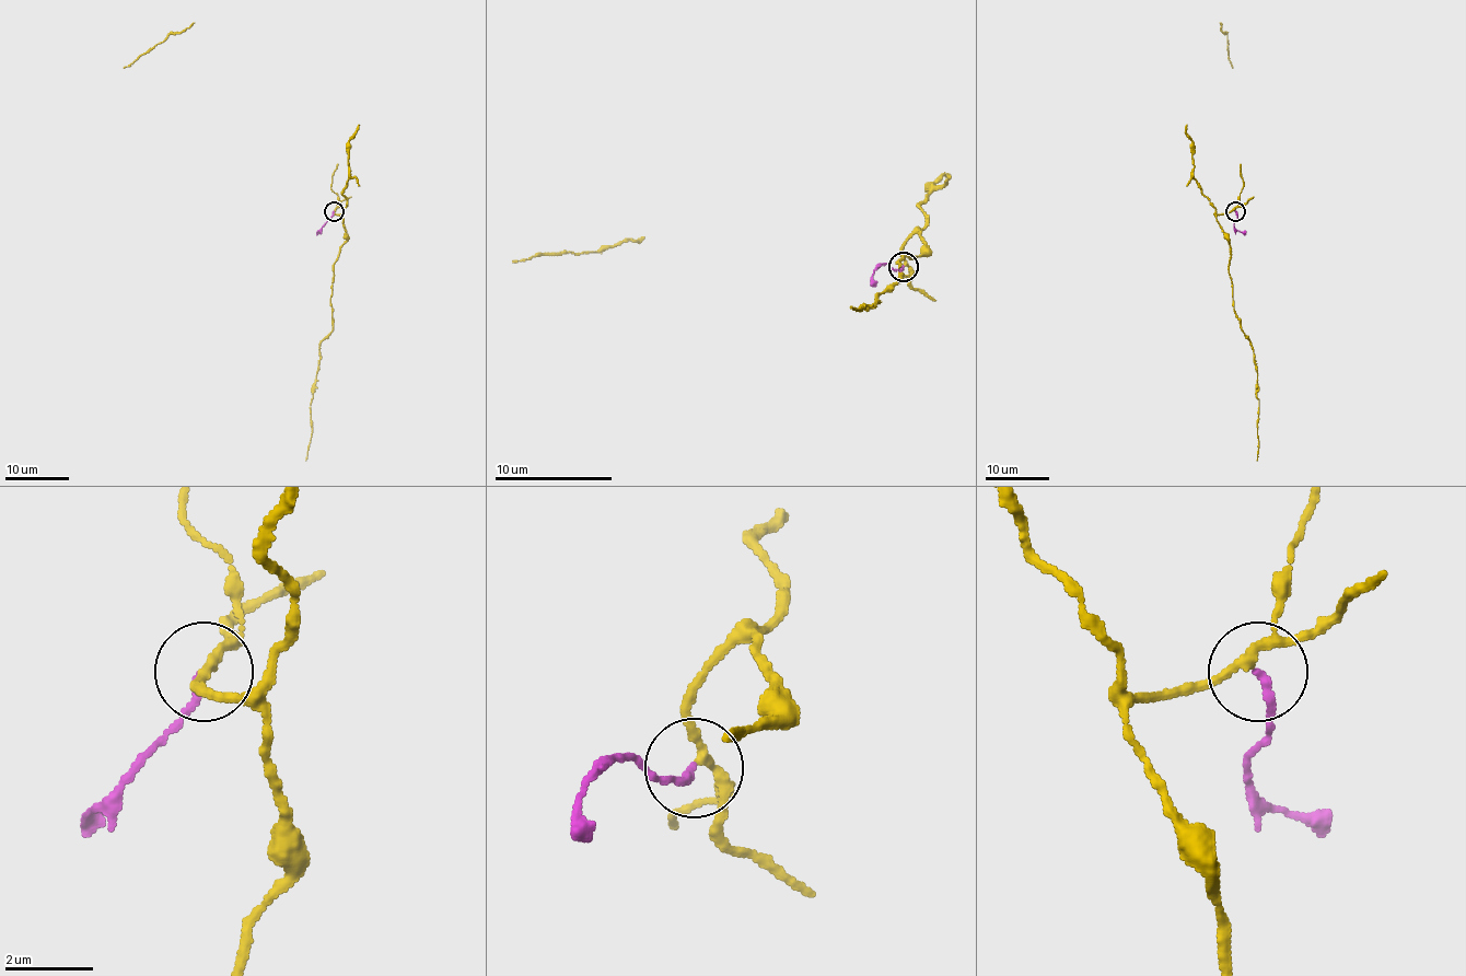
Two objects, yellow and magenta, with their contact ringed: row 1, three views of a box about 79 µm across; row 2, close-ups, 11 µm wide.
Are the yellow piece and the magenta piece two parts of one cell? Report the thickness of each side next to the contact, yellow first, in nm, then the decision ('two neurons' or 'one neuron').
170/180 nm | two neurons

